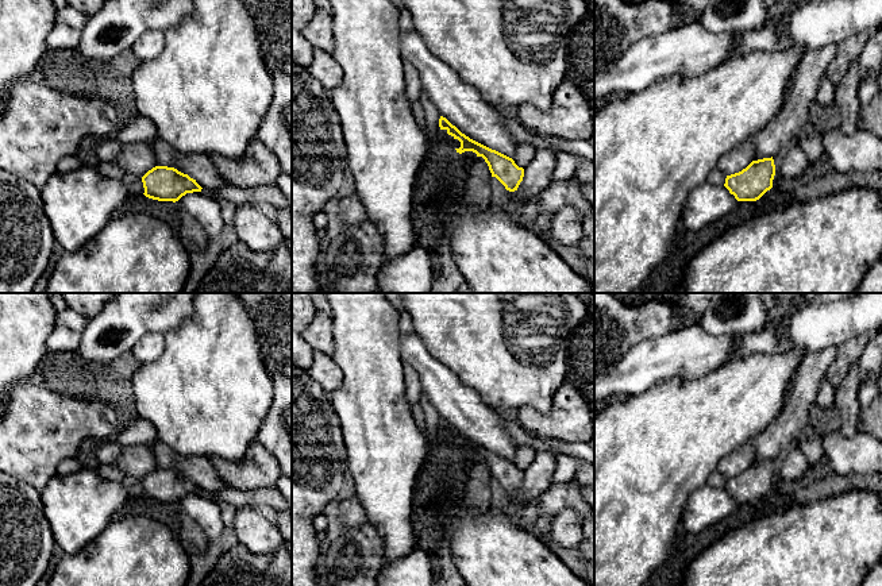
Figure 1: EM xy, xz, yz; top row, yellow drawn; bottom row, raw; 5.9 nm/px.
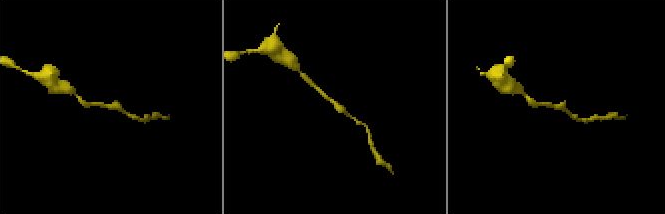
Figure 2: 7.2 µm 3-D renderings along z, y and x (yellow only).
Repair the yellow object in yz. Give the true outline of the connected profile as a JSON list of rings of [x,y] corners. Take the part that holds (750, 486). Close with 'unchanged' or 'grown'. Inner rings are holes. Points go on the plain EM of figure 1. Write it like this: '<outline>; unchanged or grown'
[[[774,462],[752,463],[739,475],[727,478],[724,489],[737,504],[756,504],[773,490],[775,478]]]; unchanged

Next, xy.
[[[155,469],[142,479],[145,498],[158,504],[178,504],[186,496],[201,494],[188,477],[174,470]]]; unchanged

